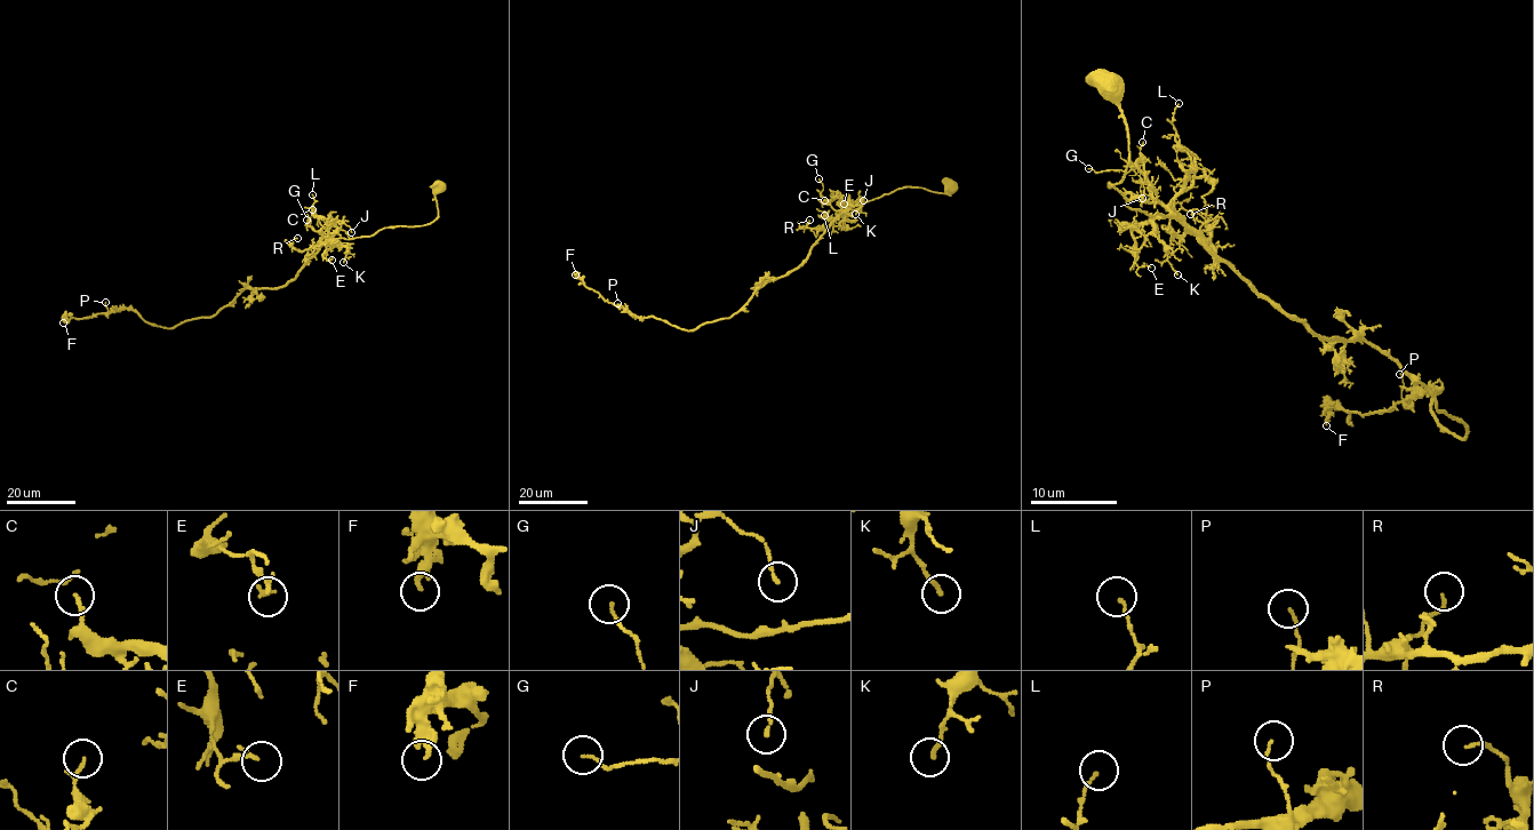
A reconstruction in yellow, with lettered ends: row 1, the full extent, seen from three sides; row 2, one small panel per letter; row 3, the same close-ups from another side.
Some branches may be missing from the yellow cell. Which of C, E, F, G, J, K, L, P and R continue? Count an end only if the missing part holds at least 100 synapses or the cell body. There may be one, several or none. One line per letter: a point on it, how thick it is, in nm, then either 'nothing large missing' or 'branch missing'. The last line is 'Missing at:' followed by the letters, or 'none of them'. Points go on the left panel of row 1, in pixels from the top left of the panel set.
C: at (312, 209); 140 nm thick; nothing large missing
E: at (332, 260); 150 nm thick; nothing large missing
F: at (63, 322); 240 nm thick; nothing large missing
G: at (306, 220); 110 nm thick; nothing large missing
J: at (351, 232); 120 nm thick; nothing large missing
K: at (343, 262); 150 nm thick; nothing large missing
L: at (312, 194); 110 nm thick; nothing large missing
P: at (105, 302); 90 nm thick; nothing large missing
R: at (297, 238); 110 nm thick; nothing large missing
Missing at: none of them

